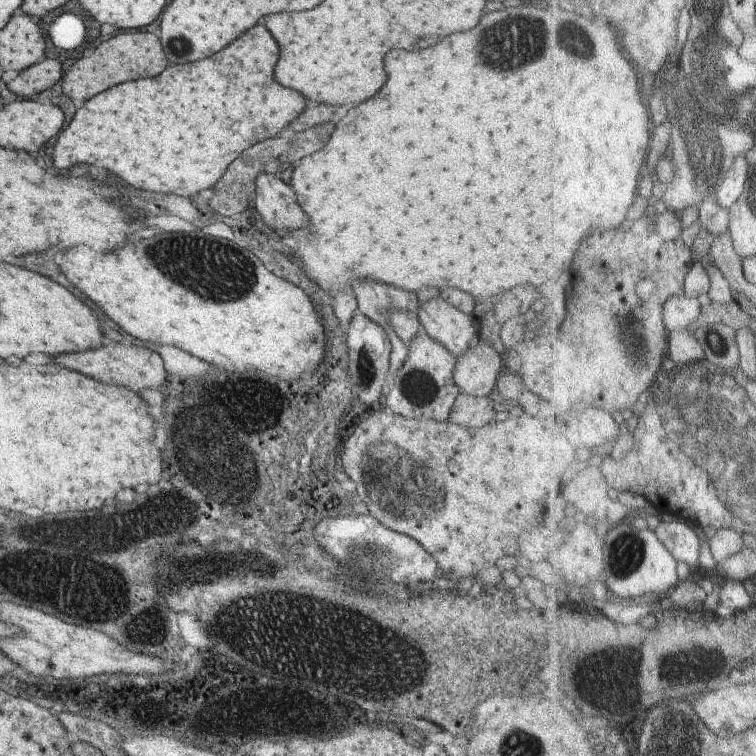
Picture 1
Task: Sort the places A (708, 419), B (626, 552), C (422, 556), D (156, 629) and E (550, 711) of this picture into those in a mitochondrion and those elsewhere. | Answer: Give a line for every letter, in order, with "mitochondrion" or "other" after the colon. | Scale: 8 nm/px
A: mitochondrion
B: mitochondrion
C: other
D: other
E: other

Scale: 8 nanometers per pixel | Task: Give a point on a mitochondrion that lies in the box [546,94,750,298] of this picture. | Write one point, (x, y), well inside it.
(704, 135)

